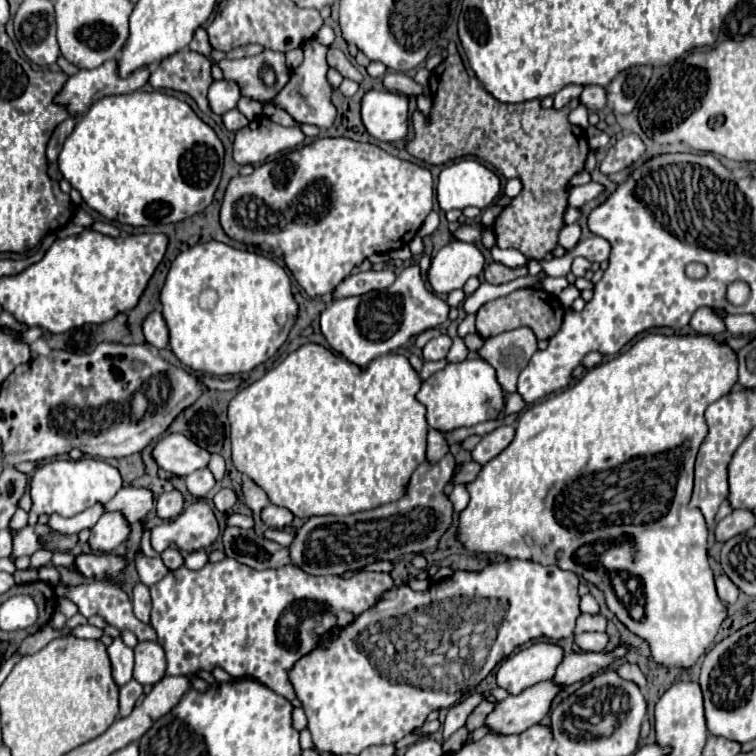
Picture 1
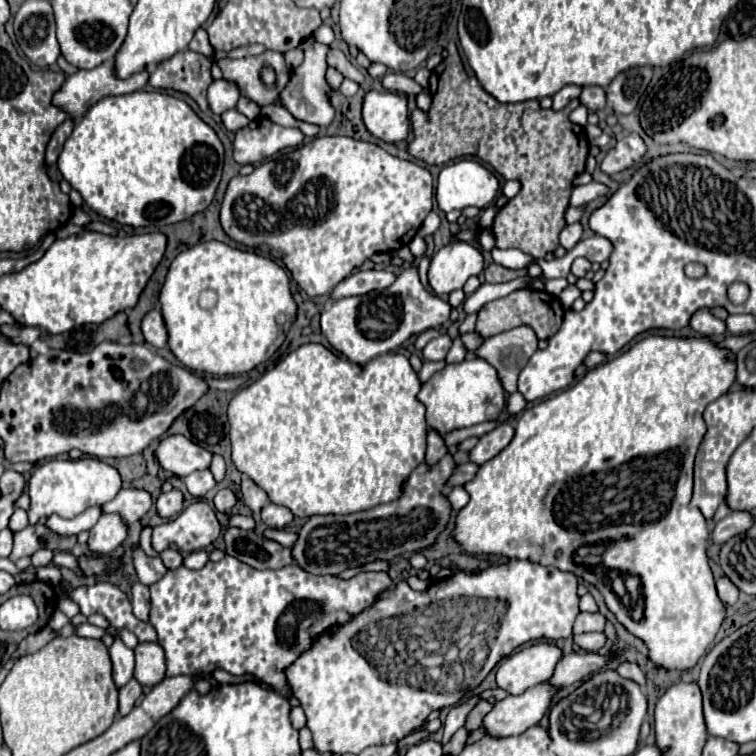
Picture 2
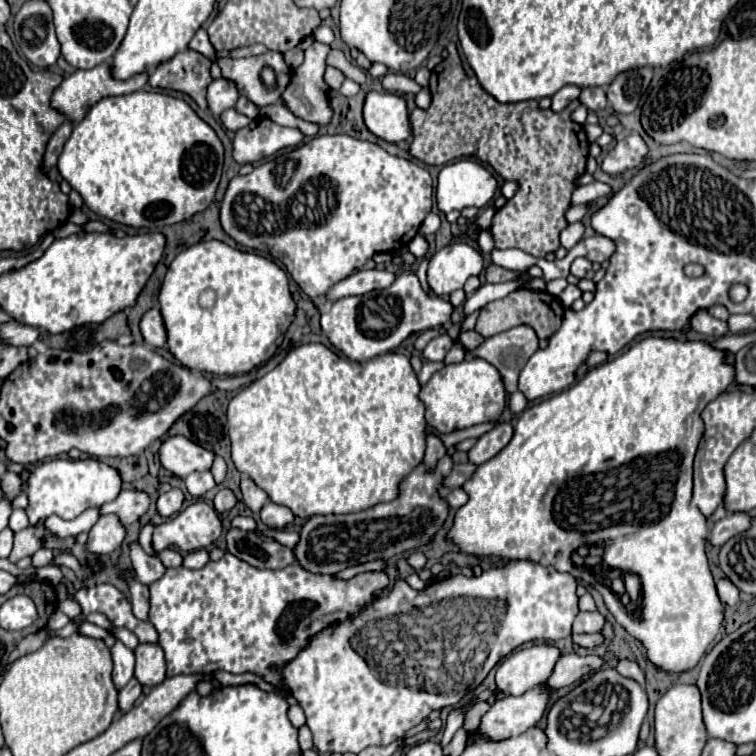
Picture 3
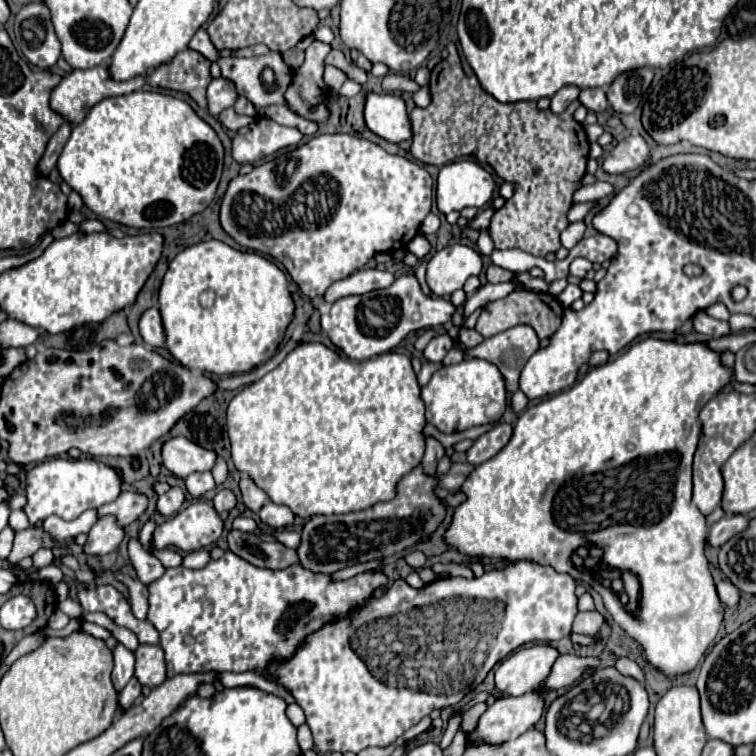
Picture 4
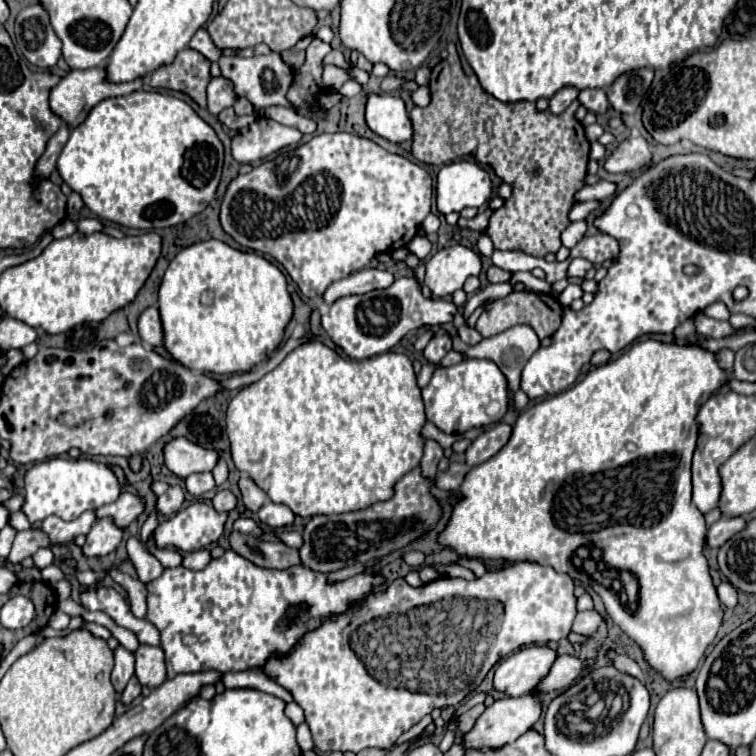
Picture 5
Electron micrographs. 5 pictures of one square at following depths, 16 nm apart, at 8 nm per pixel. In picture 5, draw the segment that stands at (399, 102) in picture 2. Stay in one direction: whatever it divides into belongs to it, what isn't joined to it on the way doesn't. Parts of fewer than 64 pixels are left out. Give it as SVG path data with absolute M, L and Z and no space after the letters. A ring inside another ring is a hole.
M372 94L366 104L366 122L378 136L402 144L414 136L412 120L402 98L390 94Z

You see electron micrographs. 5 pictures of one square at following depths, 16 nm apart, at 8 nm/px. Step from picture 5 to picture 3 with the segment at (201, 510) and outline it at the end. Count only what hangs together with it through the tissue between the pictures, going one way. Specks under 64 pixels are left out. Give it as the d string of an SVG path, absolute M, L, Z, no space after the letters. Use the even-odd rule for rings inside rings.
M194 502L174 518L156 526L152 536L154 550L176 546L182 552L194 552L210 546L222 534L222 518L206 502Z

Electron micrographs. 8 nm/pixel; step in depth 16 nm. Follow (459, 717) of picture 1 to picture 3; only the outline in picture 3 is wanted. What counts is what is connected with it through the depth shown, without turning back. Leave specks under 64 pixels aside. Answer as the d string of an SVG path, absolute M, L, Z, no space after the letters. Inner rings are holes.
M456 708L456 710L450 712L450 716L448 716L448 720L446 720L446 726L444 726L444 738L442 738L442 742L440 742L442 748L446 748L446 746L450 744L454 732L460 728L460 724L462 724L462 720L464 720L464 712L466 712L464 708Z

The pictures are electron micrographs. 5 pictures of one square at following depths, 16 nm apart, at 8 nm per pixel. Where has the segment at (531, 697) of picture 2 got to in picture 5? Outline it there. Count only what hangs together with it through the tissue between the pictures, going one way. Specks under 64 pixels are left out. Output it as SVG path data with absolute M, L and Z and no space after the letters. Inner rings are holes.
M530 692L524 696L518 696L518 698L500 698L490 708L486 708L482 712L482 716L476 720L476 724L472 726L472 730L462 736L462 748L464 748L464 752L482 750L482 748L498 750L498 748L514 742L516 738L520 738L526 730L530 730L532 724L540 718L540 714L542 714L540 698Z

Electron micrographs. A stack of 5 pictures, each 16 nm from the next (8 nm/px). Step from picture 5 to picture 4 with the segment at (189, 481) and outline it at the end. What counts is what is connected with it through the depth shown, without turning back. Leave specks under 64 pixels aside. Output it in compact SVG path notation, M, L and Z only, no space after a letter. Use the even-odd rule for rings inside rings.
M194 472L194 474L190 474L184 482L186 482L186 490L188 490L194 498L200 498L204 492L216 488L214 478L212 478L210 472Z

